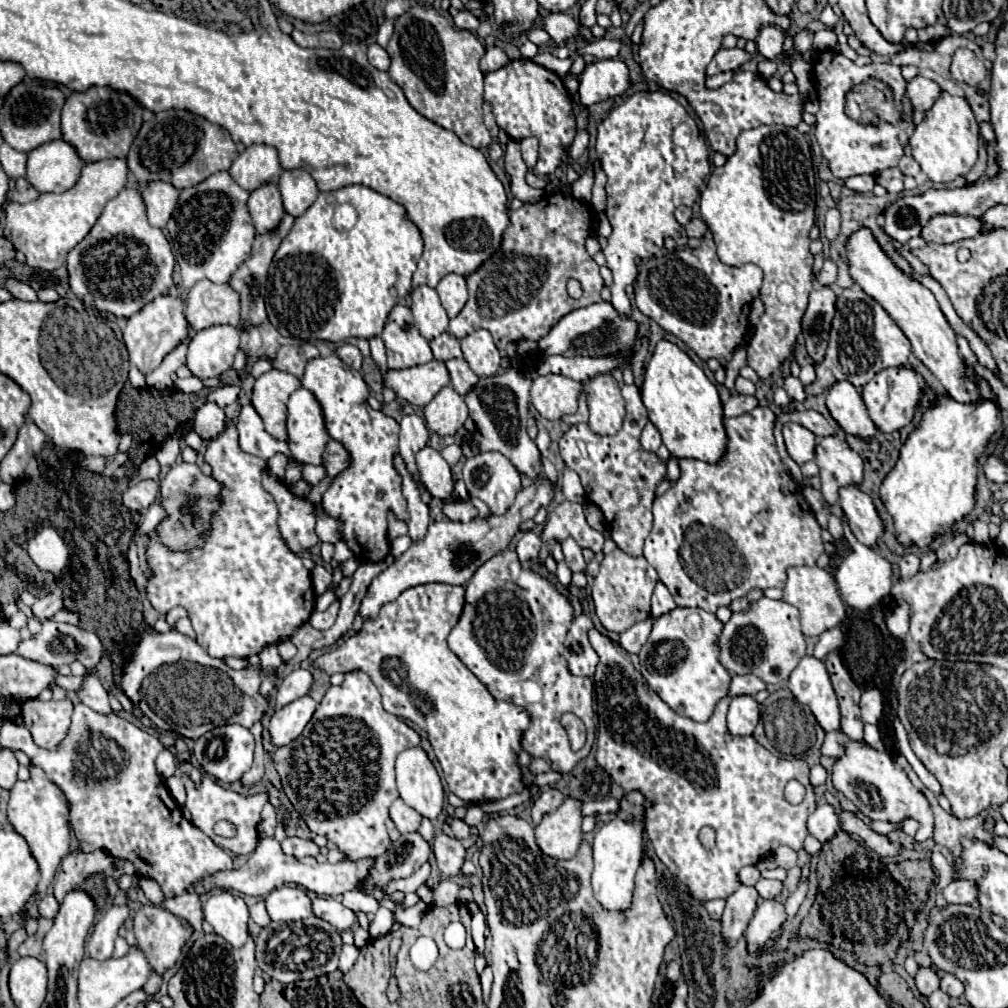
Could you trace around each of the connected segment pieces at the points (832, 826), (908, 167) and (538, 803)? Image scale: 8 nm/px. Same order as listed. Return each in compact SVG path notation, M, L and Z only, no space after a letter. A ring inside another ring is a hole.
M824 803L820 805L808 819L808 831L822 843L832 839L840 827L840 813L834 809L834 805Z
M904 155L902 159L900 159L900 163L898 163L898 169L904 173L904 175L912 175L912 177L916 177L916 175L920 175L920 165L912 157L908 157L908 155Z
M544 787L540 791L540 795L538 795L538 799L534 801L534 807L532 807L534 823L538 825L542 821L542 817L544 817L544 813L554 813L562 803L564 803L564 795L558 789Z

